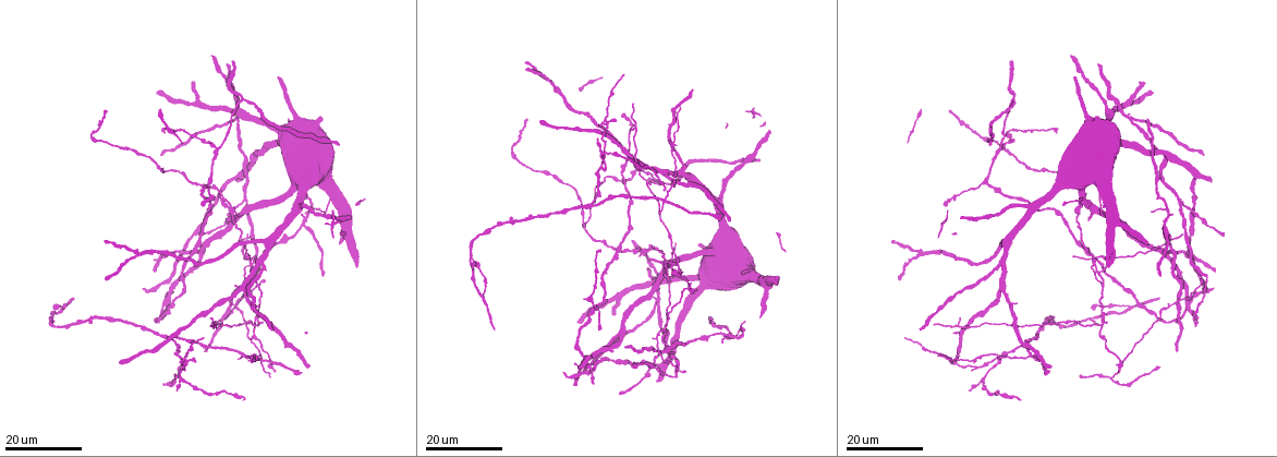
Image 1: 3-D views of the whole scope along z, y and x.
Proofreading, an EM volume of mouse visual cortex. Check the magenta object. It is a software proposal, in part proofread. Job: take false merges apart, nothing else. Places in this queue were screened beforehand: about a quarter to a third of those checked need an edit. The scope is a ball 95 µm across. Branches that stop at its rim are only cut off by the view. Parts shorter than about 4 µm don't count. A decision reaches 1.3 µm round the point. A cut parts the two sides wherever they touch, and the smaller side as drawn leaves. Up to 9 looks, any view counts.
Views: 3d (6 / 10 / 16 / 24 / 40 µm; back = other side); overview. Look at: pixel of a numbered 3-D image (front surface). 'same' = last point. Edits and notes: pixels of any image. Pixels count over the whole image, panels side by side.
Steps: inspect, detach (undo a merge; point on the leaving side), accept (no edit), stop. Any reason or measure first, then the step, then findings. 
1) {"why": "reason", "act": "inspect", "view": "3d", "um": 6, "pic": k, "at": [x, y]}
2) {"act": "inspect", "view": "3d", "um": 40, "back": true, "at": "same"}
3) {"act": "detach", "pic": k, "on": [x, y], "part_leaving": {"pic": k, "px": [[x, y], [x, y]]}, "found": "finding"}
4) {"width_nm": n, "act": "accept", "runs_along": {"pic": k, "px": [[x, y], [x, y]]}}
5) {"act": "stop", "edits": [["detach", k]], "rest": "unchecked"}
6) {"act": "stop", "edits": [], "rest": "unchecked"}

{"act": "inspect", "view": "3d", "um": 24, "pic": 1, "at": [266, 242]}

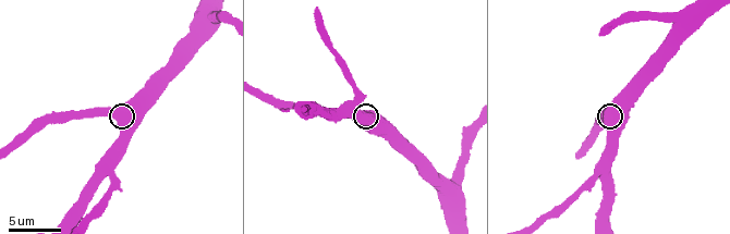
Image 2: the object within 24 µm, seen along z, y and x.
{"why": "zoom in", "act": "inspect", "view": "3d", "um": 10, "pic": 2, "at": [114, 117]}

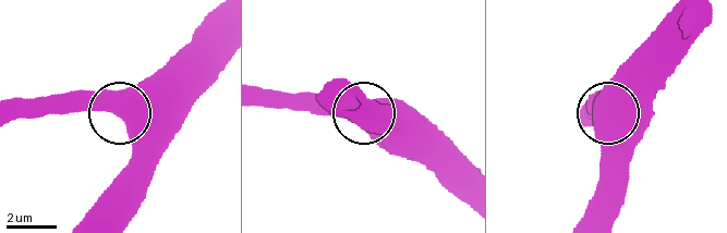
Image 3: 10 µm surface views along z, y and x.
{"side_arm_um": 59, "act": "accept", "found": "continuous, no second cell"}

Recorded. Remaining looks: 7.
{"why": "thin arm on a thick one", "act": "inspect", "view": "3d", "um": 16, "pic": 1, "at": [232, 205]}

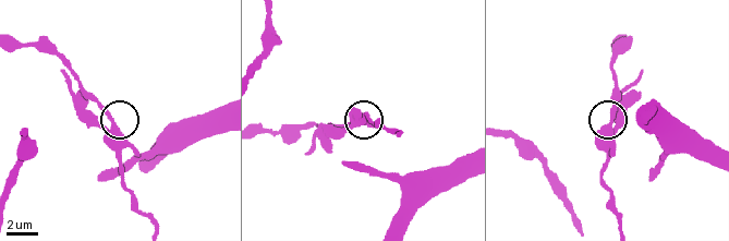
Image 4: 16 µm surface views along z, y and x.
{"why": "zoom in", "act": "inspect", "view": "3d", "um": 10, "pic": 4, "at": [110, 119]}

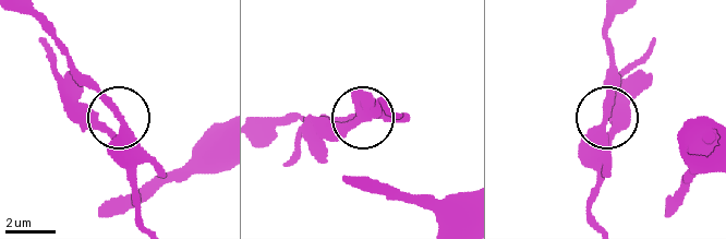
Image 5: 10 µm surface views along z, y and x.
{"act": "detach", "pic": 5, "on": [98, 122], "part_leaving": {"pic": 5, "px": [[129, 145], [129, 174], [141, 218]]}, "found": "two cells meet here"}

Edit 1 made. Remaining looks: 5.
{"why": "redraw", "act": "inspect", "view": "overview"}

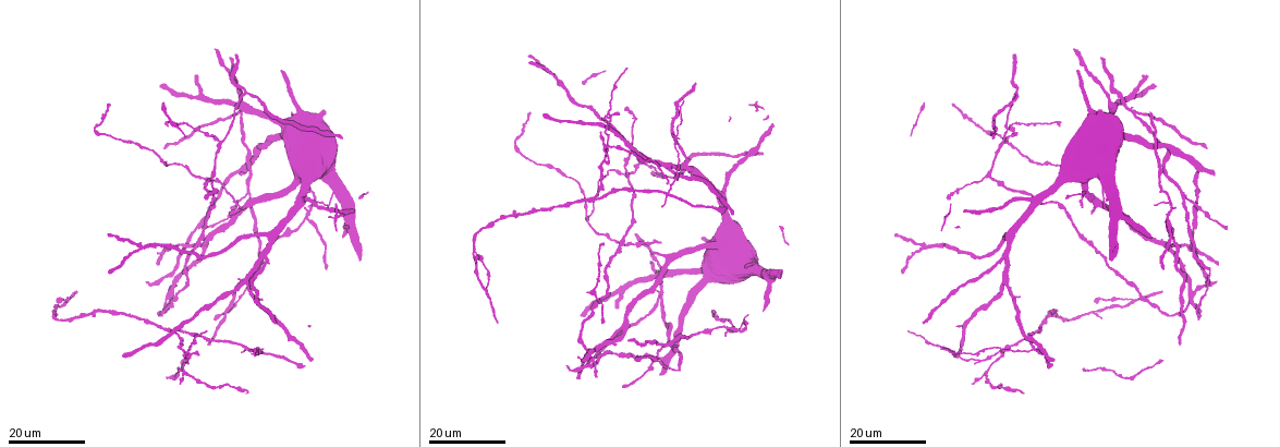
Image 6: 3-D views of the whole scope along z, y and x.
{"why": "three-way junction", "act": "inspect", "view": "3d", "um": 24, "pic": 6, "at": [604, 162]}

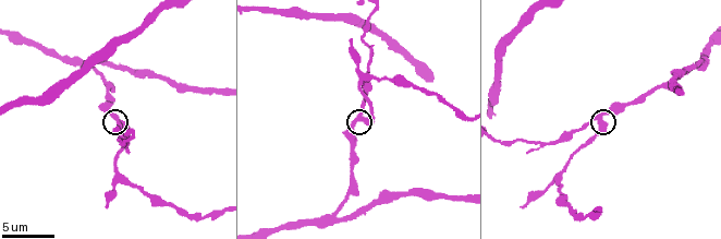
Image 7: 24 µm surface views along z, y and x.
{"act": "inspect", "view": "3d", "um": 10, "pic": 7, "at": [362, 116]}

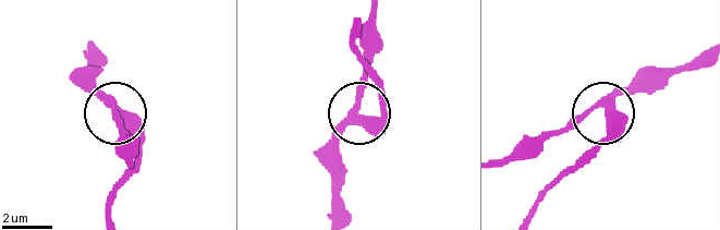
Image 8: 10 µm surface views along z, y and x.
{"side_arm_um": 32, "arms": 3, "act": "accept", "found": "one cell here"}

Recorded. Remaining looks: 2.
{"why": "looks like a crossing", "act": "inspect", "view": "3d", "um": 24, "pic": 6, "at": [247, 349]}

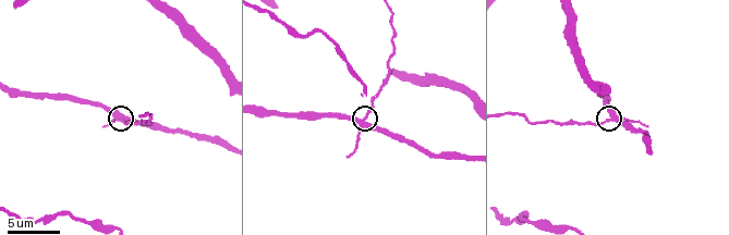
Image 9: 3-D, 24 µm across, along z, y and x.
{"act": "inspect", "view": "3d", "um": 6, "pic": 9, "at": [363, 118]}

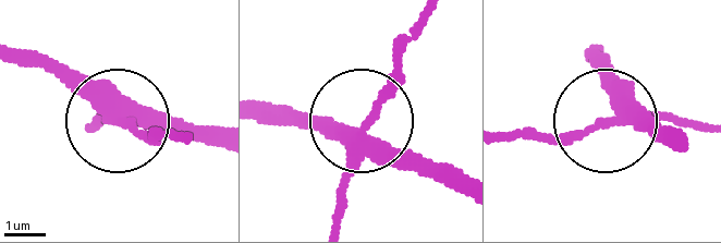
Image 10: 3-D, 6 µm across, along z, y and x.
{"side_arm_um": 29, "act": "detach", "pic": 10, "on": [145, 138], "part_leaving": {"pic": 10, "px": [[111, 116], [135, 136], [176, 136]]}, "found": "two cells meet here"}

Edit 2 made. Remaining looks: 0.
{"act": "stop", "edits": [["detach", 5], ["detach", 10]], "rest": "unchecked"}

